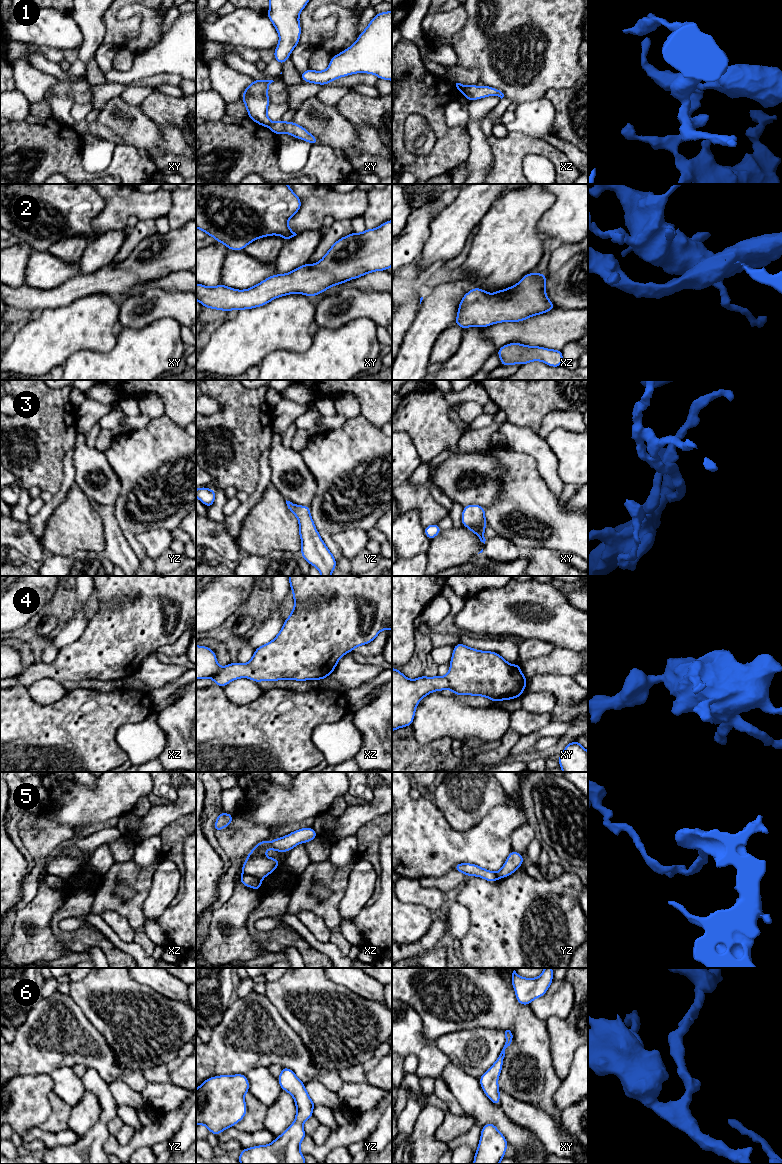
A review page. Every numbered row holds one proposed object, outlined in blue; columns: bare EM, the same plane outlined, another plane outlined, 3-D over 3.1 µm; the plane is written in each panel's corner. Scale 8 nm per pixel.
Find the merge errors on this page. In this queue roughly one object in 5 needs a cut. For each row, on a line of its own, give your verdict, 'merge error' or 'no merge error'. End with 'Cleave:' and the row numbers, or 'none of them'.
1: merge error
2: no merge error
3: no merge error
4: no merge error
5: merge error
6: no merge error
Cleave: 1, 5

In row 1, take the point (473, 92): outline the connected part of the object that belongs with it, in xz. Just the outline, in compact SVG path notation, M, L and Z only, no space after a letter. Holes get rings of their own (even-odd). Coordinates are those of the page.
M477 85L466 86L464 95L468 101L482 99L487 96L498 96L501 99L504 97L504 94L500 90L487 85L482 87Z

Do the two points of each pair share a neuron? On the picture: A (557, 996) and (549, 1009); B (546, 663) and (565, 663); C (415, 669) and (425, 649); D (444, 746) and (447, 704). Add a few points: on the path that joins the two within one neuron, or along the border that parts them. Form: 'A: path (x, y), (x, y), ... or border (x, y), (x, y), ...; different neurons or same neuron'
A: path (557, 999), (551, 1006); same neuron
B: path (551, 663), (560, 663); same neuron
C: path (417, 664), (420, 654); same neuron
D: border (452, 739), (441, 737), (422, 743); different neurons

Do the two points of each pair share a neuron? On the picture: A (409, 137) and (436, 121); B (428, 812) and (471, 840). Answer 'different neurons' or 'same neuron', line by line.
A: different neurons
B: same neuron

